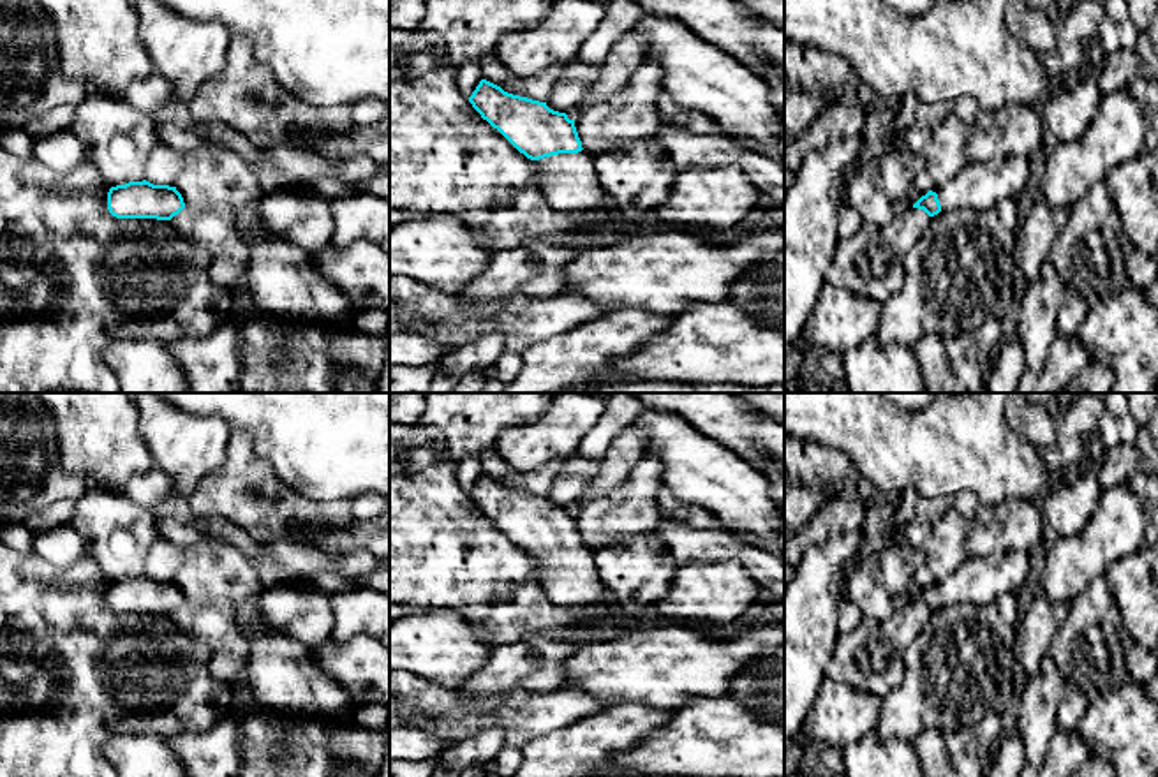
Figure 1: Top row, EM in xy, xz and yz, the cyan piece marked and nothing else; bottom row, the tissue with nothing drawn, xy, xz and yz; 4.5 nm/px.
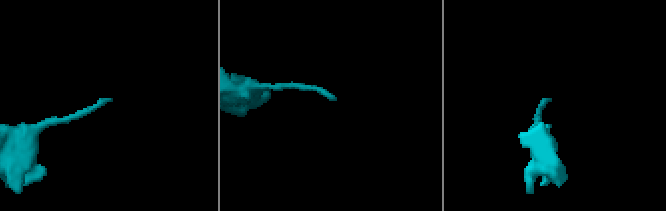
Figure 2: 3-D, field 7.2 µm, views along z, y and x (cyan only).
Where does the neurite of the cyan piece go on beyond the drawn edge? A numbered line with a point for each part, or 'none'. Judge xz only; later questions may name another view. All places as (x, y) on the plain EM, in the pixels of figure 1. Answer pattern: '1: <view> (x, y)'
1: xz (570, 577)

